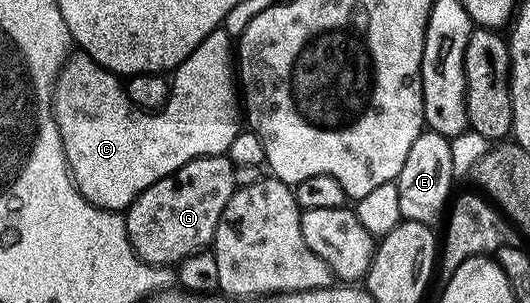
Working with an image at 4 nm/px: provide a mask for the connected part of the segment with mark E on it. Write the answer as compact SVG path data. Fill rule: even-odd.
M423 130L422 135L412 141L412 149L408 149L408 157L404 157L404 169L400 169L396 182L402 218L433 224L434 218L447 210L450 186L456 182L450 139L432 130Z

